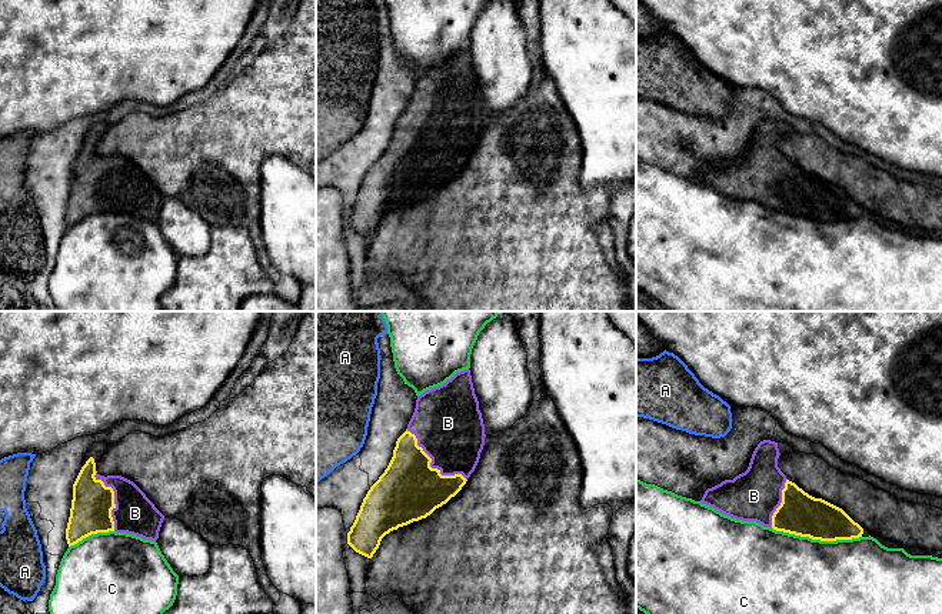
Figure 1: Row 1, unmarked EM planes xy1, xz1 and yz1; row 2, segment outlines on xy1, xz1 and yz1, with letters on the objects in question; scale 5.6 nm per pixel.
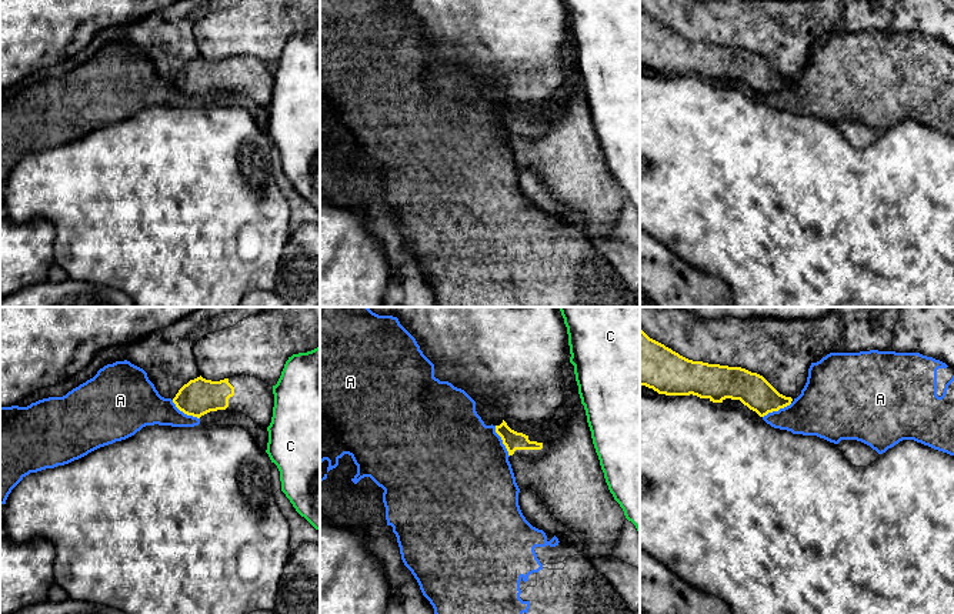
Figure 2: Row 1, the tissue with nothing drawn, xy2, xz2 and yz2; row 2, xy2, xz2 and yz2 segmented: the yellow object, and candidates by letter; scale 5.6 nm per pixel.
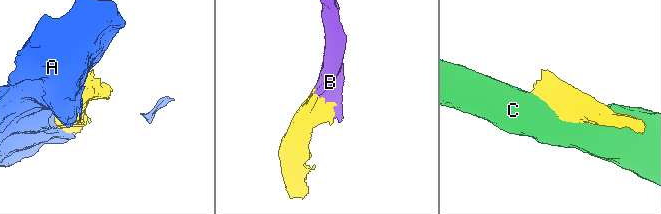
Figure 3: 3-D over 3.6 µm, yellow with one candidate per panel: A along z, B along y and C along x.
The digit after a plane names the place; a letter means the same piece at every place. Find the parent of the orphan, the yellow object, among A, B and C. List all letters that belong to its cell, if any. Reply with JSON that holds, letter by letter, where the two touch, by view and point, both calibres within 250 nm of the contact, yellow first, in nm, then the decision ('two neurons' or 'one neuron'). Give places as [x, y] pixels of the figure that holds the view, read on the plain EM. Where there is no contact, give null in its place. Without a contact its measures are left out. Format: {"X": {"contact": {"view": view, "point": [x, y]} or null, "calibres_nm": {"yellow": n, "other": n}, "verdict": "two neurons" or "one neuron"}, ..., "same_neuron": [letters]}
{"A": {"contact": {"view": "xy2", "point": [184, 93]}, "calibres_nm": {"yellow": 200, "other": 240}, "verdict": "two neurons"}, "B": {"contact": {"view": "xz1", "point": [429, 144]}, "calibres_nm": {"yellow": 360, "other": 380}, "verdict": "one neuron"}, "C": {"contact": {"view": "yz1", "point": [816, 219]}, "calibres_nm": {"yellow": 240, "other": 480}, "verdict": "two neurons"}, "same_neuron": ["B"]}

